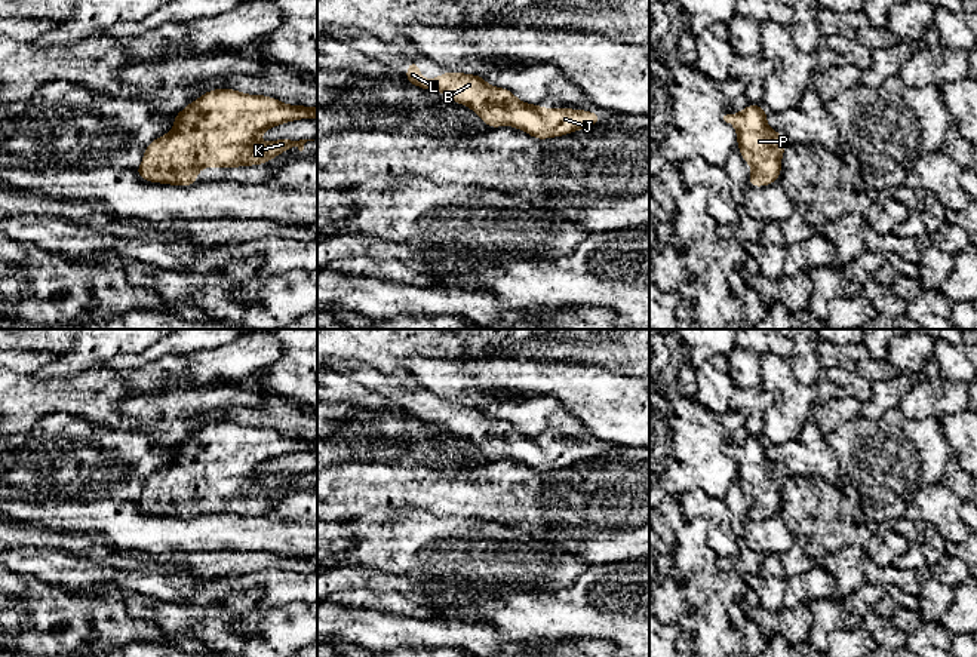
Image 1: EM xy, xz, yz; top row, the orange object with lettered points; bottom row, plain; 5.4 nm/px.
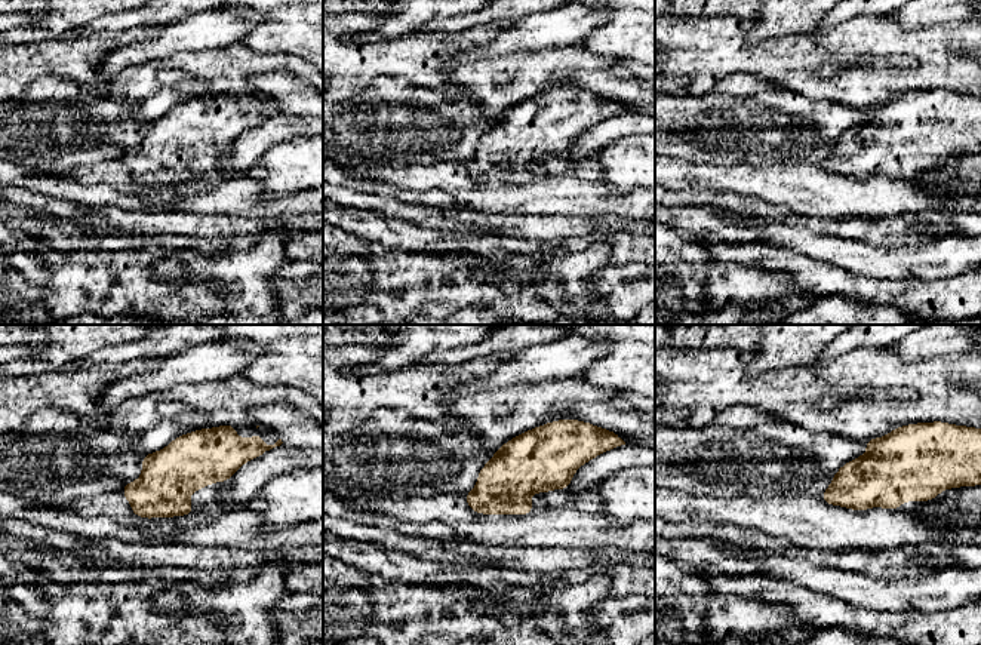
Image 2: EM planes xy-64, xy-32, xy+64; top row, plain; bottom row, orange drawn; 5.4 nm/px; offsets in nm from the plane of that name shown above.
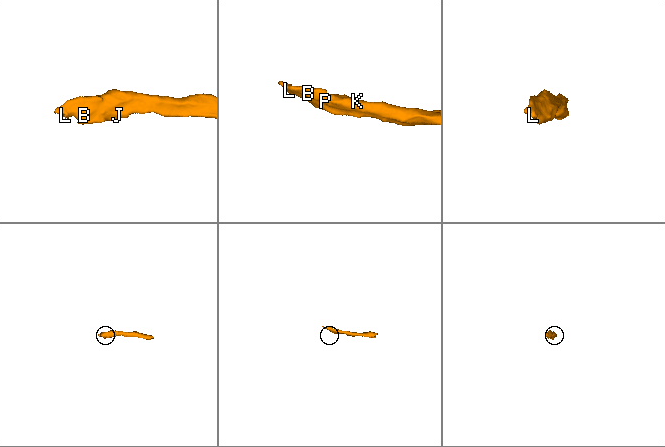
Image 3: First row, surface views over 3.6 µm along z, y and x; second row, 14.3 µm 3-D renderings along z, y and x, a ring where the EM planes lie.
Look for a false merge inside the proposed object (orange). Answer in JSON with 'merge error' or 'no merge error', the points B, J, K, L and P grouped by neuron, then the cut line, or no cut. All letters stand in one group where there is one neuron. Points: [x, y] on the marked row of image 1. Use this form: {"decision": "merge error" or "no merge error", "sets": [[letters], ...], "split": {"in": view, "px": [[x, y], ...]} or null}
{"decision": "no merge error", "sets": [["B", "J", "K", "L", "P"]], "split": null}

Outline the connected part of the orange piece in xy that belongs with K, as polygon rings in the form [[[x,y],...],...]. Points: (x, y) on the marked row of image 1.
[[[213,89],[205,92],[200,98],[190,102],[182,111],[175,113],[175,123],[169,133],[159,136],[151,141],[141,162],[141,166],[133,169],[139,178],[150,182],[170,184],[179,187],[190,187],[197,182],[197,172],[203,168],[240,168],[254,166],[271,162],[276,156],[288,151],[291,147],[297,147],[299,151],[304,150],[307,141],[314,139],[299,139],[294,141],[289,136],[279,141],[261,144],[259,136],[270,128],[280,126],[288,122],[295,122],[301,119],[317,120],[317,107],[310,105],[289,105],[273,96],[265,95],[249,95],[242,93],[236,89]]]

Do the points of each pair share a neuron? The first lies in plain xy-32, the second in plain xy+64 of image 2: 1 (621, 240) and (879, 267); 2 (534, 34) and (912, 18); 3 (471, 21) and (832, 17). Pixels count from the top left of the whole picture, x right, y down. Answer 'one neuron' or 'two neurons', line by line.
1: one neuron
2: one neuron
3: one neuron

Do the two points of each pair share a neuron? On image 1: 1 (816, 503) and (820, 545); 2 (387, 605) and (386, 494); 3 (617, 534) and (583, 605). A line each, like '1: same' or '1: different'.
1: same
2: different
3: different

